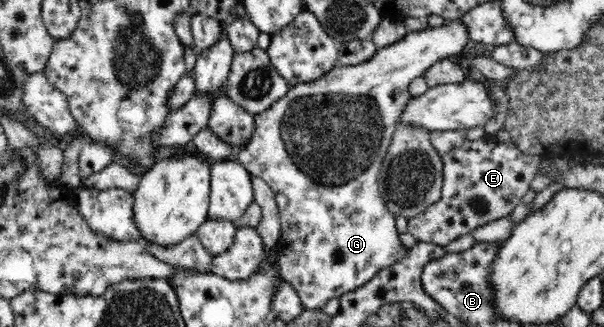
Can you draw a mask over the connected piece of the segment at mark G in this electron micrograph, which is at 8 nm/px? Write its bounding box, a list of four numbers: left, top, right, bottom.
[237,18,470,311]

